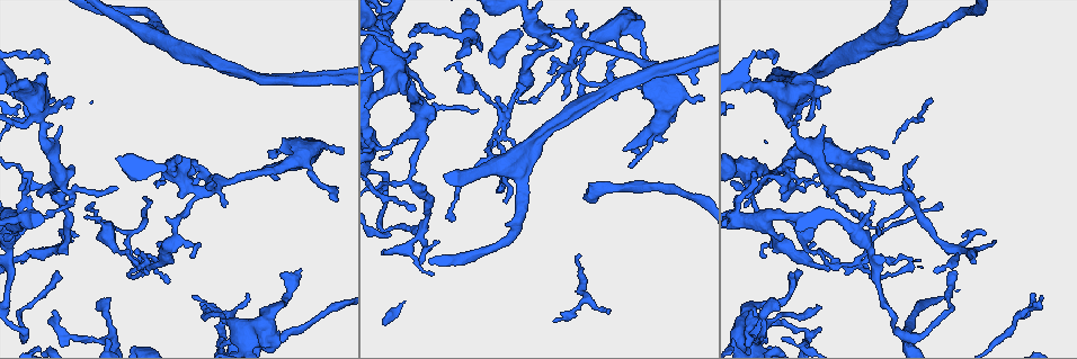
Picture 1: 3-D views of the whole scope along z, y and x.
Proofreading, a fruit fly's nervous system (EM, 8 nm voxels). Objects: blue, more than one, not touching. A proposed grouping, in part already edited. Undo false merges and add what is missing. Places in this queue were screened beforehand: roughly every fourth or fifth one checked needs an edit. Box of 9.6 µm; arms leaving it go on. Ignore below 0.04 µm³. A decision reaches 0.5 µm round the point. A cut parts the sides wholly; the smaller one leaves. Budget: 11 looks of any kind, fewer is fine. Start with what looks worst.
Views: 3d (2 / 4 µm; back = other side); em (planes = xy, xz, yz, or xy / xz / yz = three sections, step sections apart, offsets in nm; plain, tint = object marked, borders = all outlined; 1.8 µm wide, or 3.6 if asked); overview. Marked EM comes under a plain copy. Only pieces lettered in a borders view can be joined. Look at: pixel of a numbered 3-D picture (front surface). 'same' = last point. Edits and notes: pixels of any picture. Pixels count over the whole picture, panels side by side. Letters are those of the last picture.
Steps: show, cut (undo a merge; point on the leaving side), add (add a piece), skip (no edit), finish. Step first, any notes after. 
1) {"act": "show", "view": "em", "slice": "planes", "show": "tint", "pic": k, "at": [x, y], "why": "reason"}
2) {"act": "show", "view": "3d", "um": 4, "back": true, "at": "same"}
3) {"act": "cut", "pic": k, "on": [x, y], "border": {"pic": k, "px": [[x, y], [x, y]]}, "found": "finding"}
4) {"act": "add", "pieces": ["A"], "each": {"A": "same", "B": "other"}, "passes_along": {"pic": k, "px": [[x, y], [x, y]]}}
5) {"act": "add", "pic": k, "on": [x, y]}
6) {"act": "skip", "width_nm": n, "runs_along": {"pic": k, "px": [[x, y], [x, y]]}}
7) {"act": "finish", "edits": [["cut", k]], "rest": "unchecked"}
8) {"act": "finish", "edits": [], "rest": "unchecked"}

{"act": "show", "view": "em", "slice": "xy", "step": 4, "show": "tint", "pic": 1, "at": [834, 266], "why": "abrupt turn"}

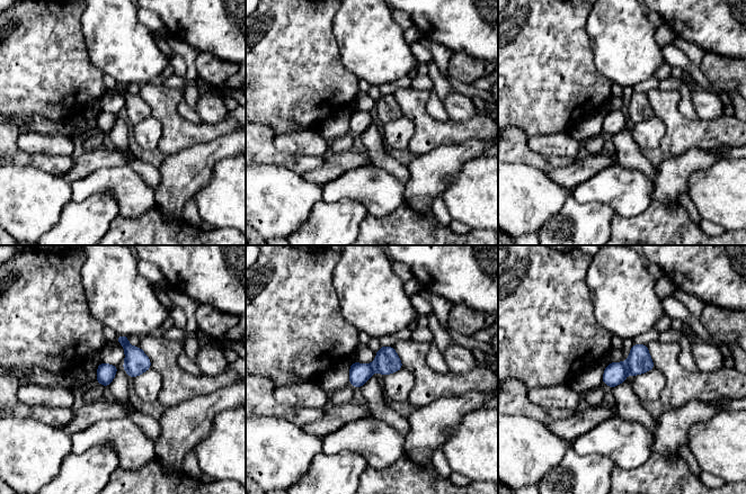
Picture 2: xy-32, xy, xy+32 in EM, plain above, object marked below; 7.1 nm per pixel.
{"act": "show", "view": "em", "slice": "yz", "step": 4, "show": "borders", "at": "same"}

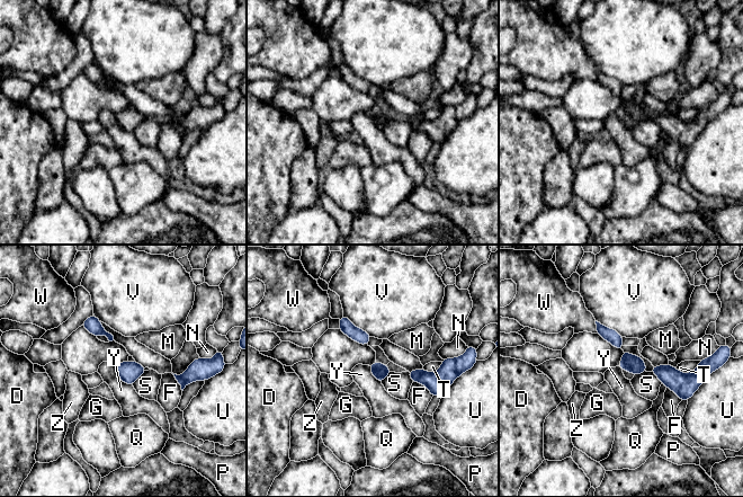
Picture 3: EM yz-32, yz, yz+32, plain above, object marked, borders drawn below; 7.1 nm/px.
{"act": "skip", "each": {"D": "other", "F": "other", "G": "other", "M": "other", "N": "other", "P": "other", "Q": "other", "S": "other", "T": "other", "U": "other", "V": "other", "W": "other", "Y": "other", "Z": "other"}, "border": {"pic": 3, "px": [[114, 366], [115, 373], [132, 385]]}, "found": "one cell here"}

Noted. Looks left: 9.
{"act": "show", "view": "3d", "um": 2, "pic": 1, "at": [756, 194], "why": "abrupt turn"}

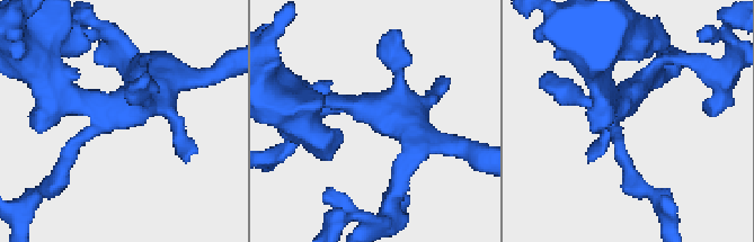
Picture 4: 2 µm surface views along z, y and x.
{"act": "show", "view": "em", "um": 3.6, "slice": "planes", "show": "tint", "pic": 4, "at": [347, 99]}

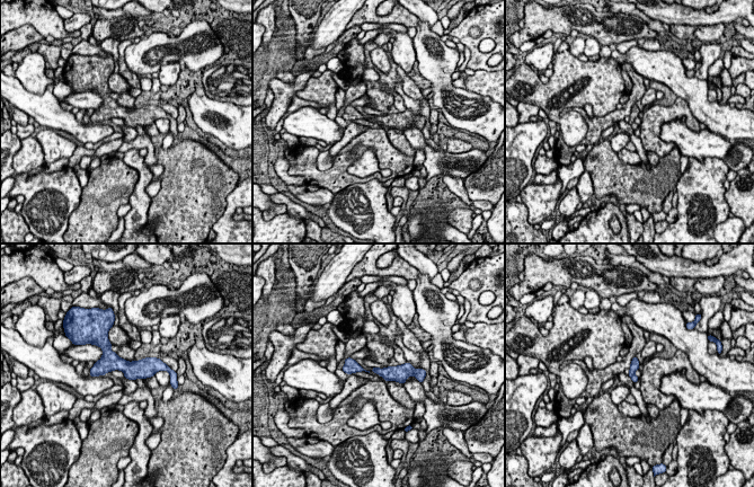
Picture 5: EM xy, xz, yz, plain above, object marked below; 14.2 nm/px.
{"act": "show", "view": "em", "um": 3.6, "slice": "planes", "show": "borders", "at": "same", "why": "see the neighbours"}

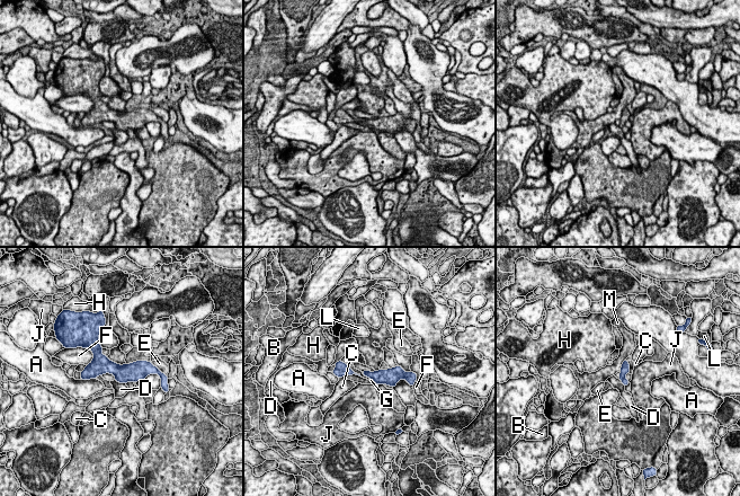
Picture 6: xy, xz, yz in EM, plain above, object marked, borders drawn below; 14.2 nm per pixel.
{"act": "skip", "each": {"A": "other", "B": "other", "C": "other", "D": "other", "E": "other", "F": "other", "G": "other", "H": "other", "J": "other", "L": "other", "M": "other"}, "border": {"pic": 6, "px": [[107, 356], [114, 362], [125, 364]]}, "found": "continuous, no second cell"}

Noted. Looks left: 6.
{"act": "show", "view": "3d", "um": 4, "back": true, "pic": 1, "at": [830, 182]}

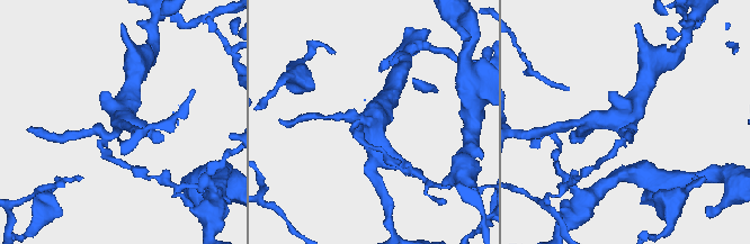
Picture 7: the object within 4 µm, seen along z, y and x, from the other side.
{"act": "show", "view": "em", "slice": "planes", "show": "tint", "pic": 7, "at": [623, 118], "why": "need the tissue"}

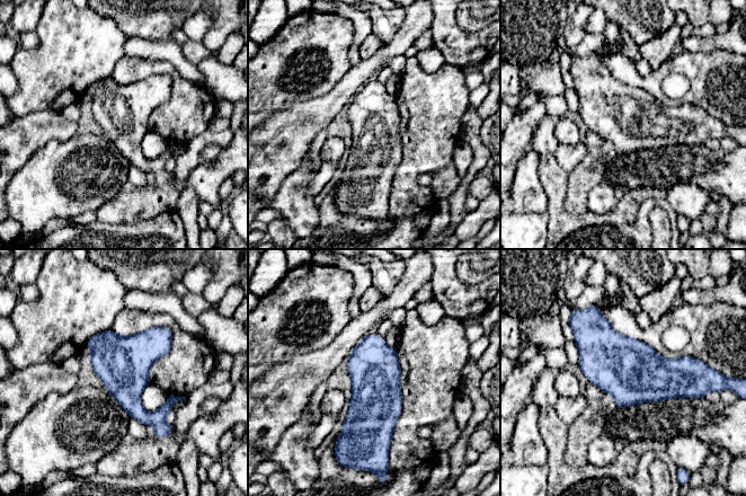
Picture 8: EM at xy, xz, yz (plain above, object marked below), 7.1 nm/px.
{"act": "show", "view": "em", "slice": "planes", "show": "borders", "at": "same", "why": "what lies round it"}

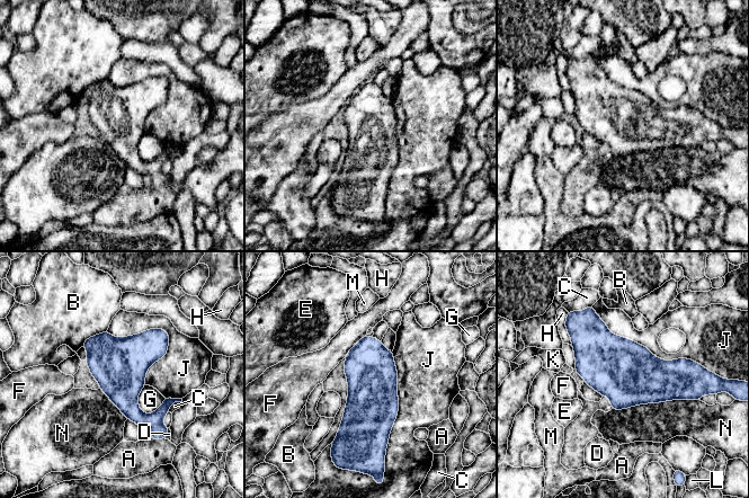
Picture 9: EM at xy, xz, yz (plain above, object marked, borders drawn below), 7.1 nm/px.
{"act": "skip", "longest_contact_nm": ["J", 900], "each": {"A": "other", "B": "other", "C": "other", "D": "other", "E": "other", "F": "other", "G": "other", "H": "other", "J": "other", "K": "other", "L": "other", "M": "other", "N": "other"}, "border": {"pic": 9, "px": [[698, 399], [668, 399], [613, 409]]}, "found": "one cell here"}

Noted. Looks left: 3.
{"act": "show", "view": "em", "slice": "planes", "show": "borders", "pic": 1, "at": [750, 309], "why": "branch stops here"}

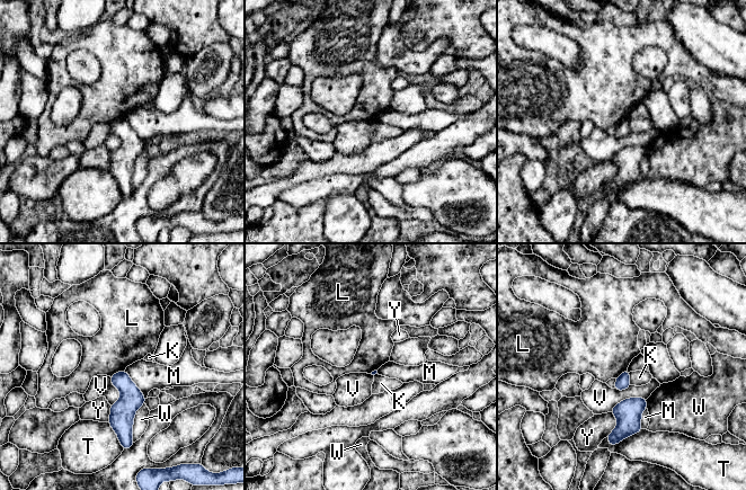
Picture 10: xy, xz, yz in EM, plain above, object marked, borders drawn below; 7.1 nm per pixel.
{"act": "skip", "longest_contact_nm": ["W", 300], "each": {"K": "other", "L": "other", "M": "other", "T": "other", "V": "other", "W": "other", "Y": "other"}, "found": "none of them fits"}

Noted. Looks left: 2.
{"act": "finish", "edits": [], "rest": "unchecked"}

